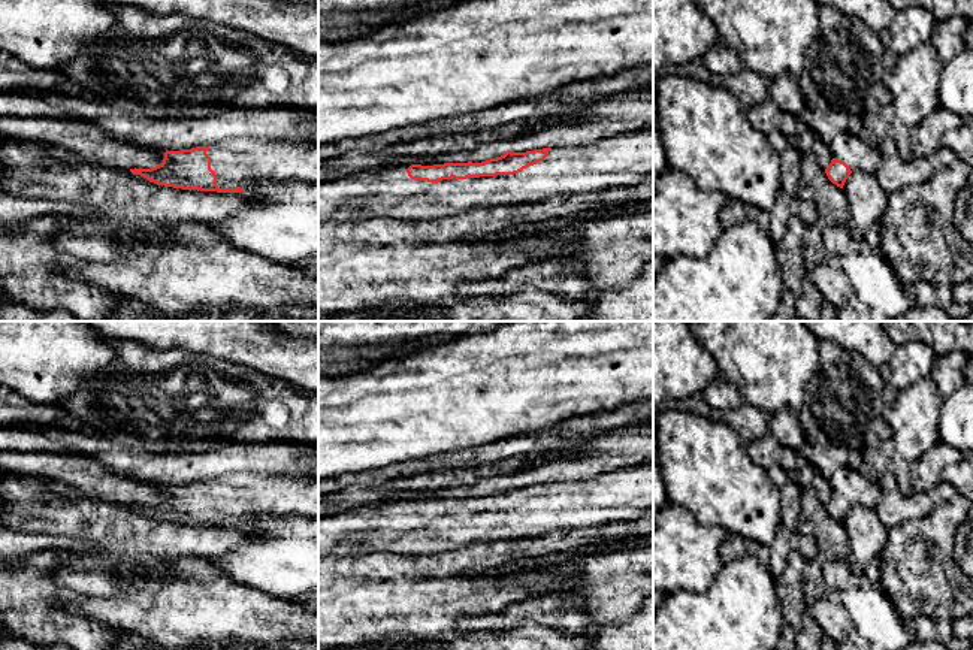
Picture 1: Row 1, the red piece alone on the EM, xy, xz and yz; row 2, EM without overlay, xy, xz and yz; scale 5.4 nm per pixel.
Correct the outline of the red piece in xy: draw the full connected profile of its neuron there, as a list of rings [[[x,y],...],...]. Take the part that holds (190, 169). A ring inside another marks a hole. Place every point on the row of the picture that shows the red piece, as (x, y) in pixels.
[[[232,137],[212,146],[166,151],[163,163],[151,169],[130,169],[148,181],[173,188],[217,193],[241,193],[254,184],[302,181],[318,184],[318,143],[300,145],[254,137]]]

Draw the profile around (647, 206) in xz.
[[[646,202],[646,203],[641,203],[638,206],[622,208],[620,211],[616,211],[611,214],[598,214],[598,215],[595,215],[595,221],[607,220],[611,217],[628,217],[632,214],[646,214],[646,212],[652,212],[652,211],[653,211],[653,202]]]

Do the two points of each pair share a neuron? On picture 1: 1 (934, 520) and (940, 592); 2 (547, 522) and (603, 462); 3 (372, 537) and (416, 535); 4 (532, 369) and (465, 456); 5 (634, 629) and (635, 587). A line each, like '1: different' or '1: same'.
1: same
2: different
3: same
4: different
5: different

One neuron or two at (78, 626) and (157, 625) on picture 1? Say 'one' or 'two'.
two

